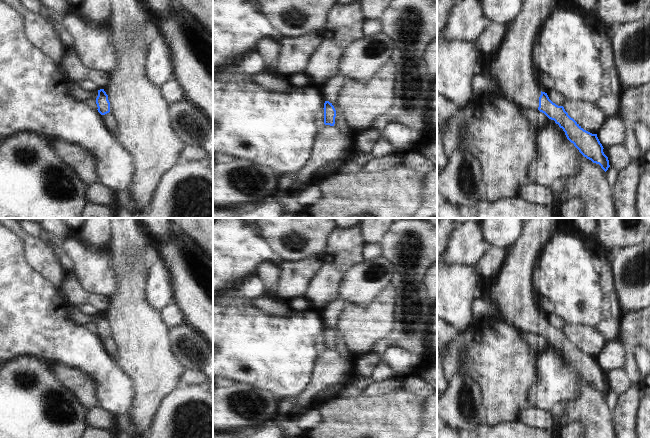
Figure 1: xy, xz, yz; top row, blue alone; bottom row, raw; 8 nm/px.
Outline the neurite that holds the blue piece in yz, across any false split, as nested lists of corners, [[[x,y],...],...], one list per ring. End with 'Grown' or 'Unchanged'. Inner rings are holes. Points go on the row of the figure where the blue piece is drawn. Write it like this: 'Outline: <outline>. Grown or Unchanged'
Outline: [[[525,0],[517,17],[507,26],[498,52],[486,62],[497,82],[502,97],[523,110],[538,109],[563,129],[567,139],[579,152],[599,164],[606,172],[608,157],[603,152],[597,134],[584,130],[565,111],[542,92],[536,81],[533,66],[535,38],[554,6],[553,0]]]. Grown.

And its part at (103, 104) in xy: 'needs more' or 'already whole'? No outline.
already whole

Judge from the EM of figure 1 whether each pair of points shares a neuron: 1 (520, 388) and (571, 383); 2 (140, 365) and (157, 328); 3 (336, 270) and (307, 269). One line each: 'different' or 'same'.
1: different
2: same
3: different

